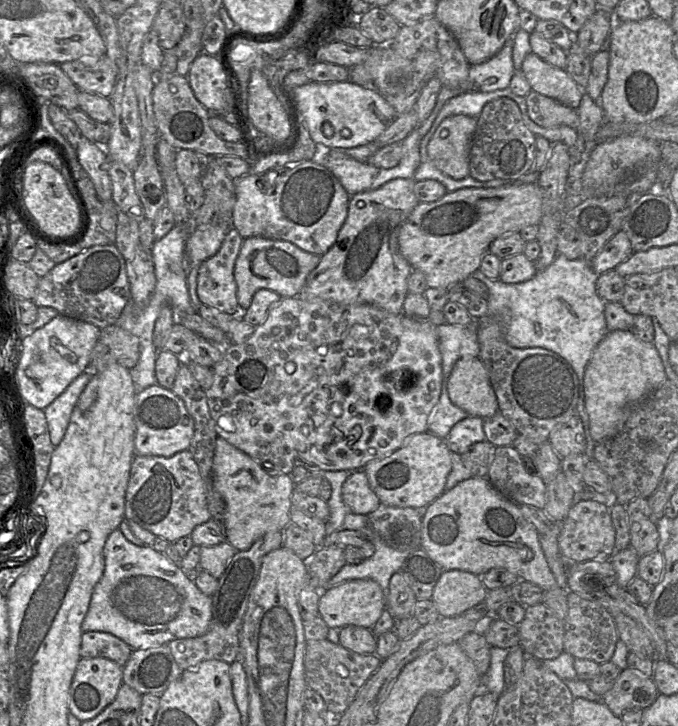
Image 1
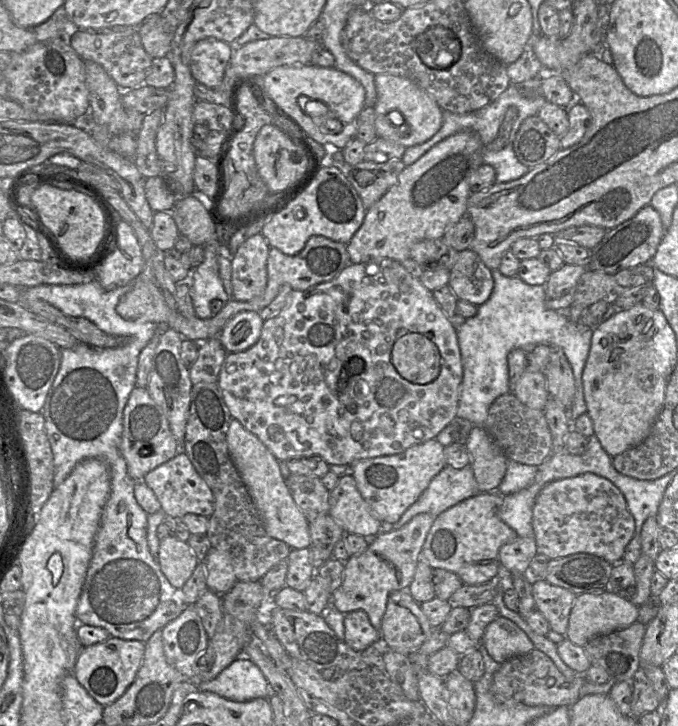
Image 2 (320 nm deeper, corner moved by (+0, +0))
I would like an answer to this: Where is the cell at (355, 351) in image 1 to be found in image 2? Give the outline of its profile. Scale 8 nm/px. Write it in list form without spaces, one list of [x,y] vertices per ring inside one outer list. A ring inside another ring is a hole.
[[[380,259],[375,275],[366,272],[367,263],[349,264],[334,279],[310,287],[293,290],[285,307],[264,321],[259,340],[242,352],[227,353],[217,384],[232,418],[238,420],[272,452],[280,462],[319,456],[329,465],[353,463],[381,456],[399,454],[411,446],[436,438],[457,416],[463,366],[457,331],[451,319],[441,309],[433,293],[419,279],[413,277],[400,262]]]

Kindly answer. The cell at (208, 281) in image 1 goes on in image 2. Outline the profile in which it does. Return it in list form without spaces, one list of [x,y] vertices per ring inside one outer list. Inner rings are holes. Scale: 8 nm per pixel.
[[[260,233],[249,237],[231,256],[232,299],[246,302],[263,294],[267,286],[269,250]]]

